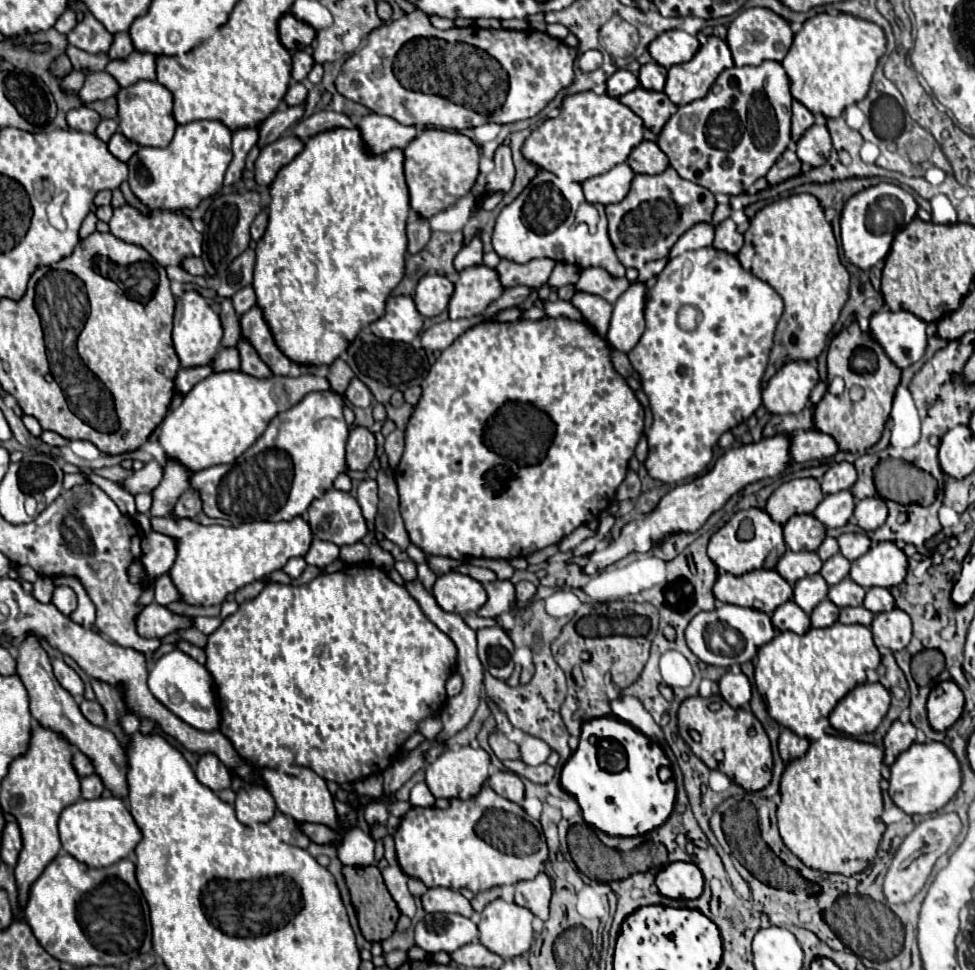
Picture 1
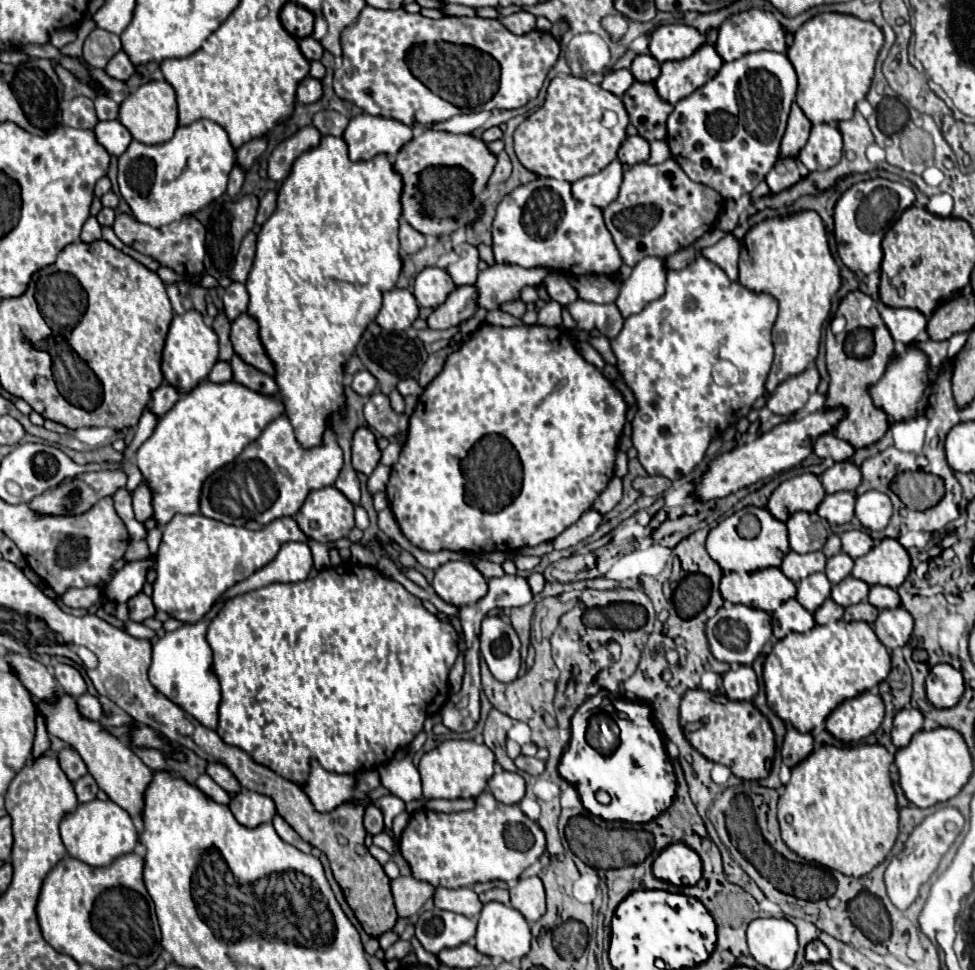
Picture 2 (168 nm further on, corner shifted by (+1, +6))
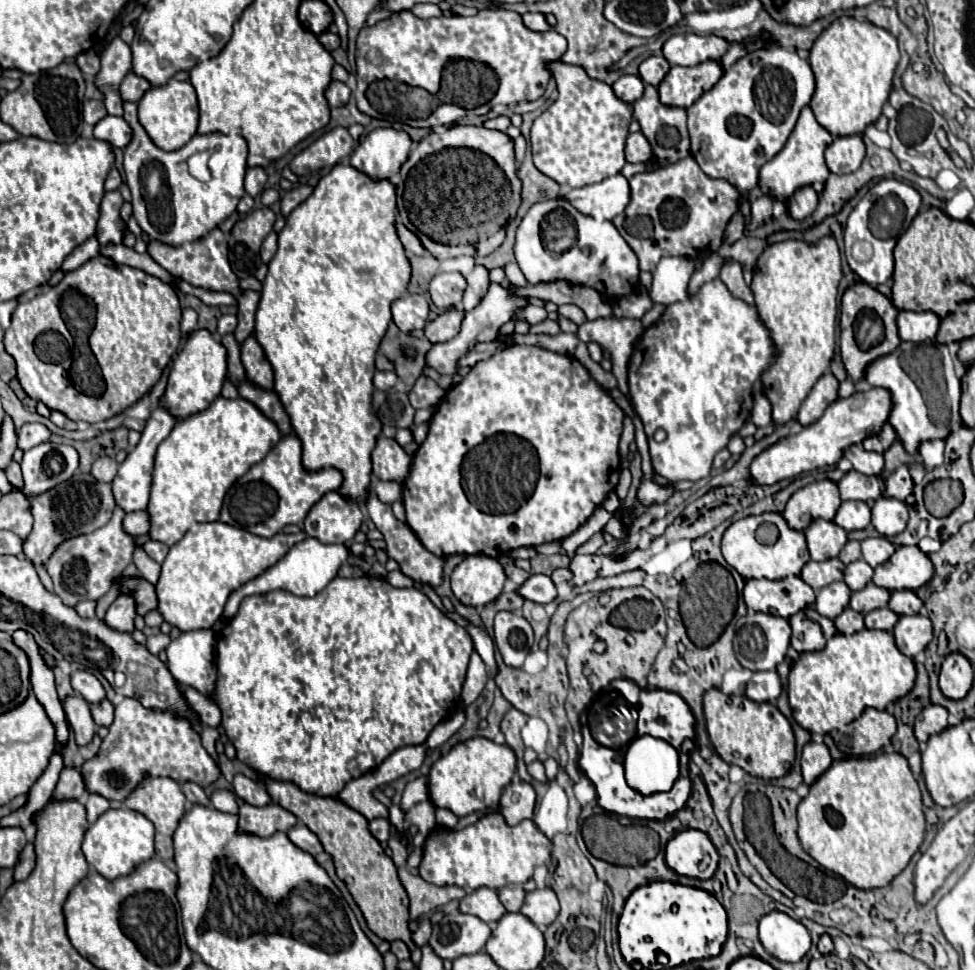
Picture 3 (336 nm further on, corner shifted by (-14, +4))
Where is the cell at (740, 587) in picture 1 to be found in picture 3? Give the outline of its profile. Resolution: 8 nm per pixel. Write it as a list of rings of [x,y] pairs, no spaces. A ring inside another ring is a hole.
[[[789,575],[781,581],[749,579],[743,589],[743,599],[753,611],[789,619],[803,607],[815,603],[815,591],[797,575]]]

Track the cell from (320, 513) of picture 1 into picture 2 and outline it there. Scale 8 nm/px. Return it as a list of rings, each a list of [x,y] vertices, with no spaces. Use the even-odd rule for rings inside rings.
[[[336,487],[312,491],[304,507],[296,513],[296,521],[306,537],[320,543],[348,537],[348,533],[356,527],[354,505]]]

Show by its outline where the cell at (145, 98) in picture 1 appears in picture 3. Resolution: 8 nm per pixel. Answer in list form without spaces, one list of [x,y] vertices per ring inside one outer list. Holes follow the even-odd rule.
[[[169,81],[161,87],[151,87],[139,101],[139,121],[145,127],[151,141],[163,151],[175,151],[183,147],[195,133],[199,123],[197,95],[189,81]]]

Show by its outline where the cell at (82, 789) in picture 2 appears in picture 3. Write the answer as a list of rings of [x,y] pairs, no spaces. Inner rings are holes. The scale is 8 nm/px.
[[[89,795],[87,803],[85,803],[85,809],[87,809],[87,821],[95,823],[95,819],[109,809],[109,801],[101,795]]]

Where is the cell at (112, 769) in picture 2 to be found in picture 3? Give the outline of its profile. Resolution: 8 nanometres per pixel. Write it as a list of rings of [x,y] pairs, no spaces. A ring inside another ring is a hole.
[[[159,777],[159,779],[145,779],[141,787],[137,787],[125,801],[125,805],[133,811],[139,811],[141,815],[145,815],[153,825],[155,825],[155,851],[161,859],[171,861],[173,859],[173,843],[171,843],[171,835],[175,831],[175,827],[179,825],[179,819],[185,815],[185,795],[179,787],[177,781],[167,779],[167,777]]]

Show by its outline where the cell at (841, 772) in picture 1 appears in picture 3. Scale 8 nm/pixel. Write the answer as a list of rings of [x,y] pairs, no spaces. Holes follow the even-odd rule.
[[[899,753],[853,757],[833,763],[799,803],[799,841],[825,869],[859,889],[891,883],[925,839],[925,815],[919,785]]]

